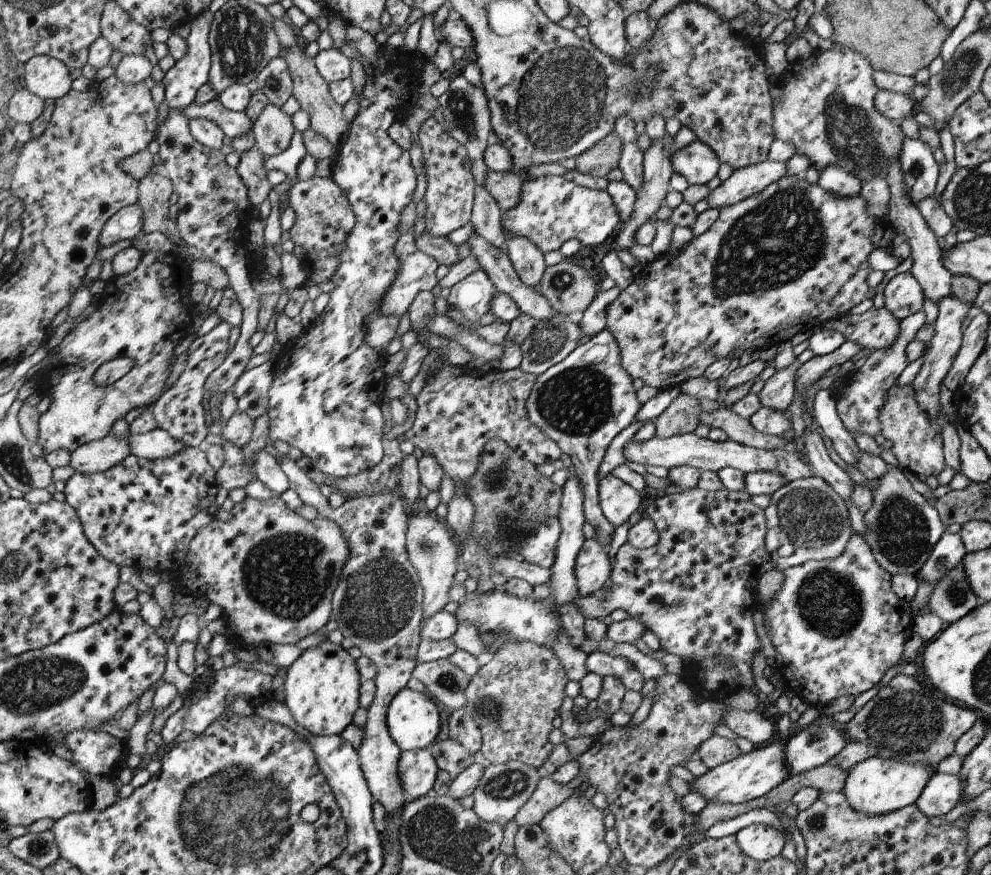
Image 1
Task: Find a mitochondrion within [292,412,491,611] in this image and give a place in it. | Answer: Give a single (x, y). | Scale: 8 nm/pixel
(426, 545)

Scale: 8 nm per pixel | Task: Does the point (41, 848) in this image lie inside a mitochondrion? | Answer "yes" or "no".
yes

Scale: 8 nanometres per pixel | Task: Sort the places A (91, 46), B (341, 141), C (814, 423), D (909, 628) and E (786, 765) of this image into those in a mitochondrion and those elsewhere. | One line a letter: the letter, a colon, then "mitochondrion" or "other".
A: other
B: other
C: other
D: other
E: other

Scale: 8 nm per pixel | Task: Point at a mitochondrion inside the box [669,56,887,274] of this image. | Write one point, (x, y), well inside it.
(850, 133)

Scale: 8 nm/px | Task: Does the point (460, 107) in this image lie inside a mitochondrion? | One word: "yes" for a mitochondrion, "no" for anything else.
yes

